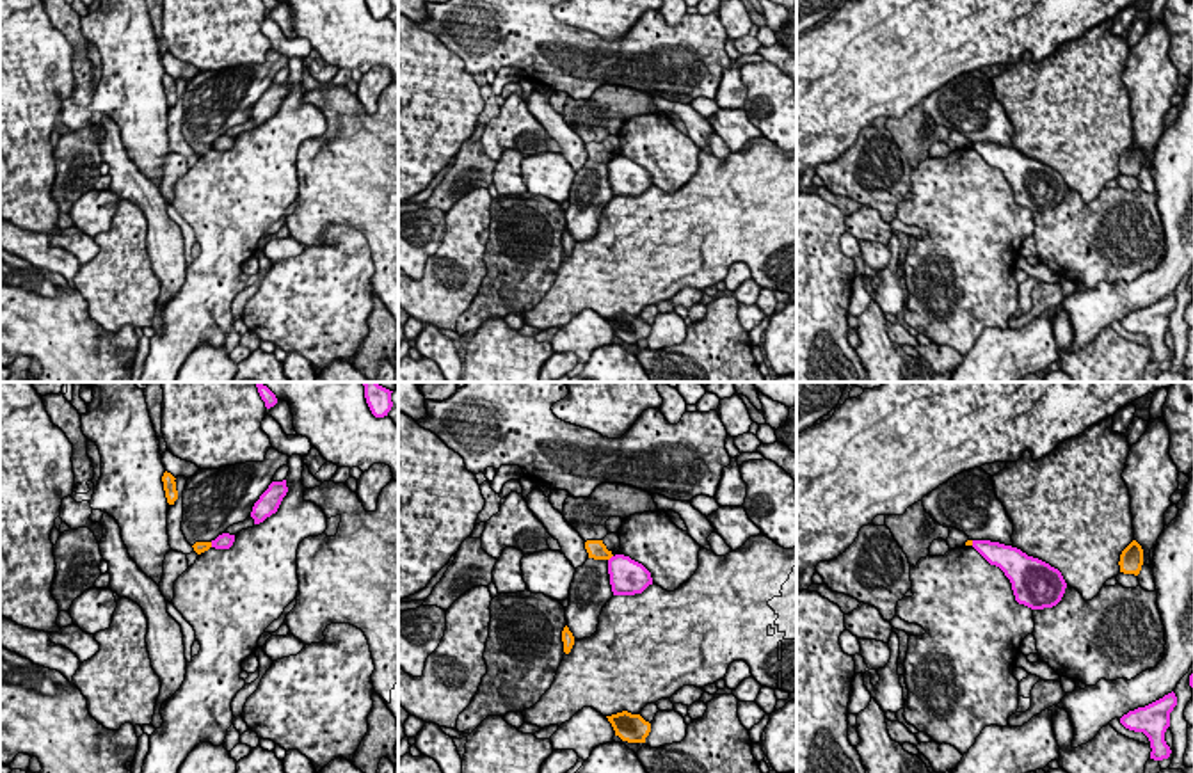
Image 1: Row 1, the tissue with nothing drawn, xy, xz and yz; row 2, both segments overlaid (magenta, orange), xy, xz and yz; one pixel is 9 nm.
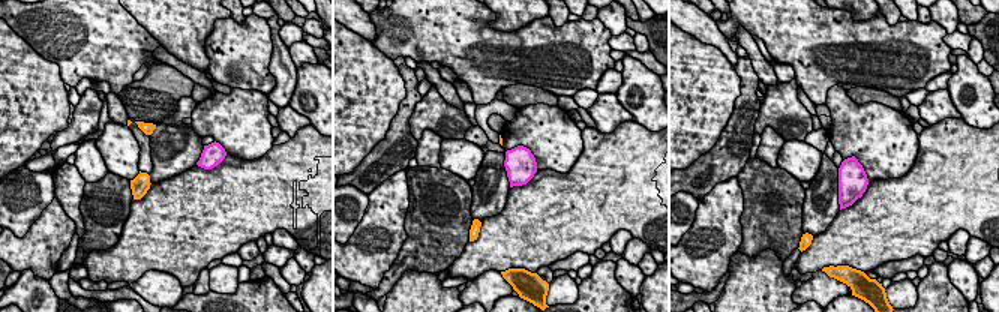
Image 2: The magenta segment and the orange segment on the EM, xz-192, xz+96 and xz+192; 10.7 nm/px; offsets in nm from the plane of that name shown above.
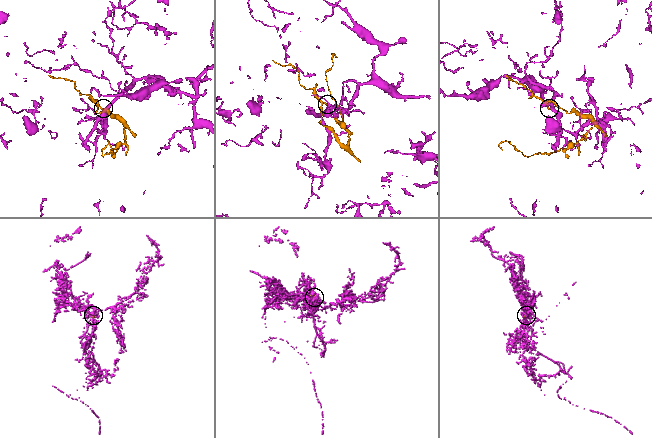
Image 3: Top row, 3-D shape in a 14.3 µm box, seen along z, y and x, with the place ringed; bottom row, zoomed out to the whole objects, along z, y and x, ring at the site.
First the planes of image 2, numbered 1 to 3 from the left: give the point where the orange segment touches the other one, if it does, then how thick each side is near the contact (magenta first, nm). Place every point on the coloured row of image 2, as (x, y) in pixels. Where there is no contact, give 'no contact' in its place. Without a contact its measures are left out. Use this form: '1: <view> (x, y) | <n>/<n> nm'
1: no contact
2: no contact
3: no contact

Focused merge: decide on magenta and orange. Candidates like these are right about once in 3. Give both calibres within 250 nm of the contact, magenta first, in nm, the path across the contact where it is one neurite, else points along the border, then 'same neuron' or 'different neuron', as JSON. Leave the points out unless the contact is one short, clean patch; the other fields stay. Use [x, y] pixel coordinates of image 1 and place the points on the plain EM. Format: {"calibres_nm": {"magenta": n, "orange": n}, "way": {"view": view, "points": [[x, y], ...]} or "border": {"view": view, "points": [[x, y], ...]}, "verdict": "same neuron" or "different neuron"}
{"calibres_nm": {"magenta": 320, "orange": 170}, "border": {"view": "xz", "points": [[612, 157], [608, 162]]}, "verdict": "different neuron"}

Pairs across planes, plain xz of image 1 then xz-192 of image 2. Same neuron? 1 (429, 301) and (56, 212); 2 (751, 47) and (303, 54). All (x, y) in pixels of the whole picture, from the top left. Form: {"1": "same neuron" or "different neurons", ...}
{"1": "same neuron", "2": "same neuron"}

